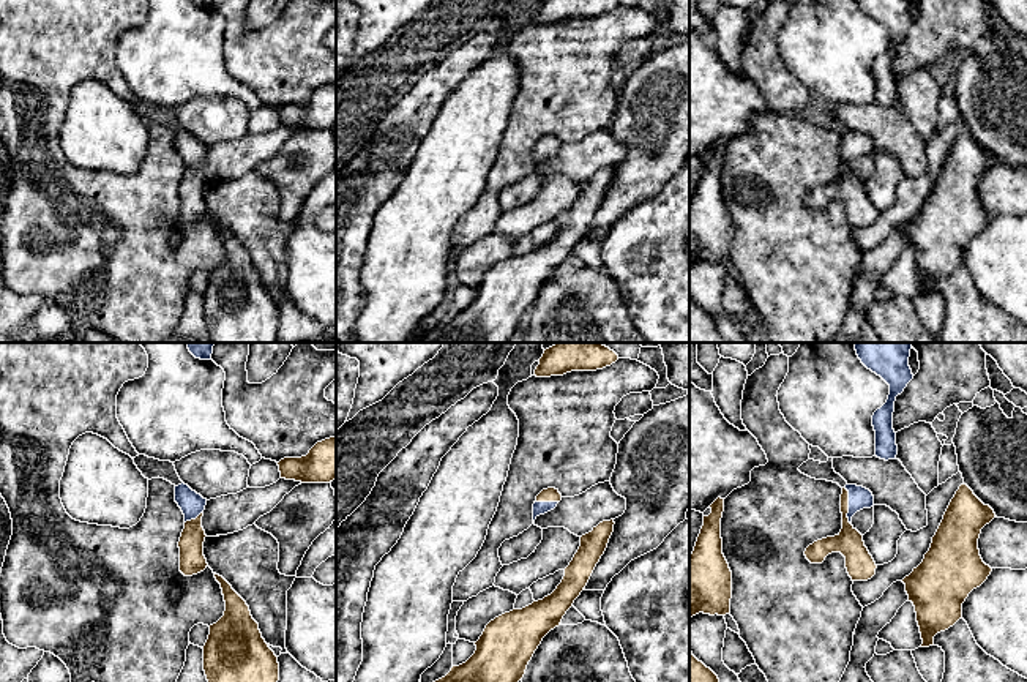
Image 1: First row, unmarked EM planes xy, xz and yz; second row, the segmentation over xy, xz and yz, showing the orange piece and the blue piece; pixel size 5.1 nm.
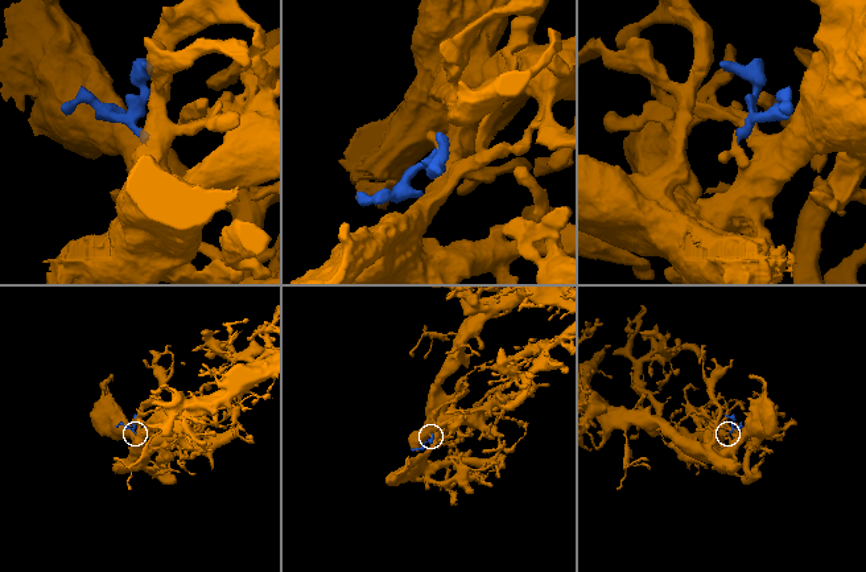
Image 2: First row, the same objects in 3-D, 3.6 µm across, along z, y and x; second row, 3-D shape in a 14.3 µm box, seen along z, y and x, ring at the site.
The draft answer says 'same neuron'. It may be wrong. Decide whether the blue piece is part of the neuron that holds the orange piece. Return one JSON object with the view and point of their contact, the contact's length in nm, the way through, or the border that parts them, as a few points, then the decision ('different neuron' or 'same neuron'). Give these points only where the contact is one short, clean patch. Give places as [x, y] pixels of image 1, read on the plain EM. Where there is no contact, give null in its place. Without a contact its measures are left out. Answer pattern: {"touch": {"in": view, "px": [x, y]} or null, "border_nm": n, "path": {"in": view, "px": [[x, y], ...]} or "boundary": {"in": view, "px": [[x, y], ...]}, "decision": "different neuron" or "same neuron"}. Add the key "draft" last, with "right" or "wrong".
{"touch": {"in": "yz", "px": [847, 152]}, "border_nm": 190, "path": {"in": "yz", "px": [[849, 188], [847, 152], [855, 144], [860, 144]]}, "decision": "same neuron", "draft": "right"}

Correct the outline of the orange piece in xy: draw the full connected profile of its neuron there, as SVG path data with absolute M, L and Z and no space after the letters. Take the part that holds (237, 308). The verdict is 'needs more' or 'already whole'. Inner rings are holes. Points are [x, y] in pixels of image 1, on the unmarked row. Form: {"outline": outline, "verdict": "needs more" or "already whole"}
{"outline": "M215 219L226 257L210 272L204 317L213 343L278 343L279 309L246 248Z", "verdict": "already whole"}

